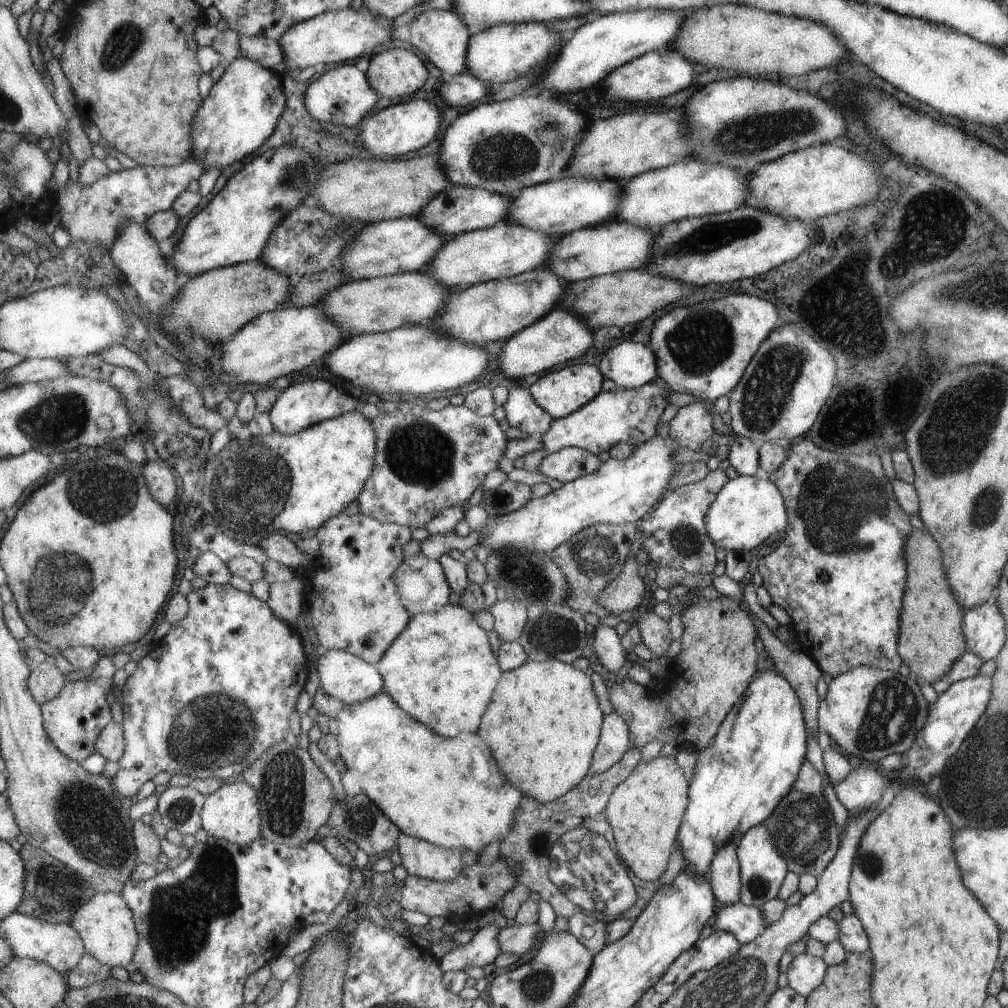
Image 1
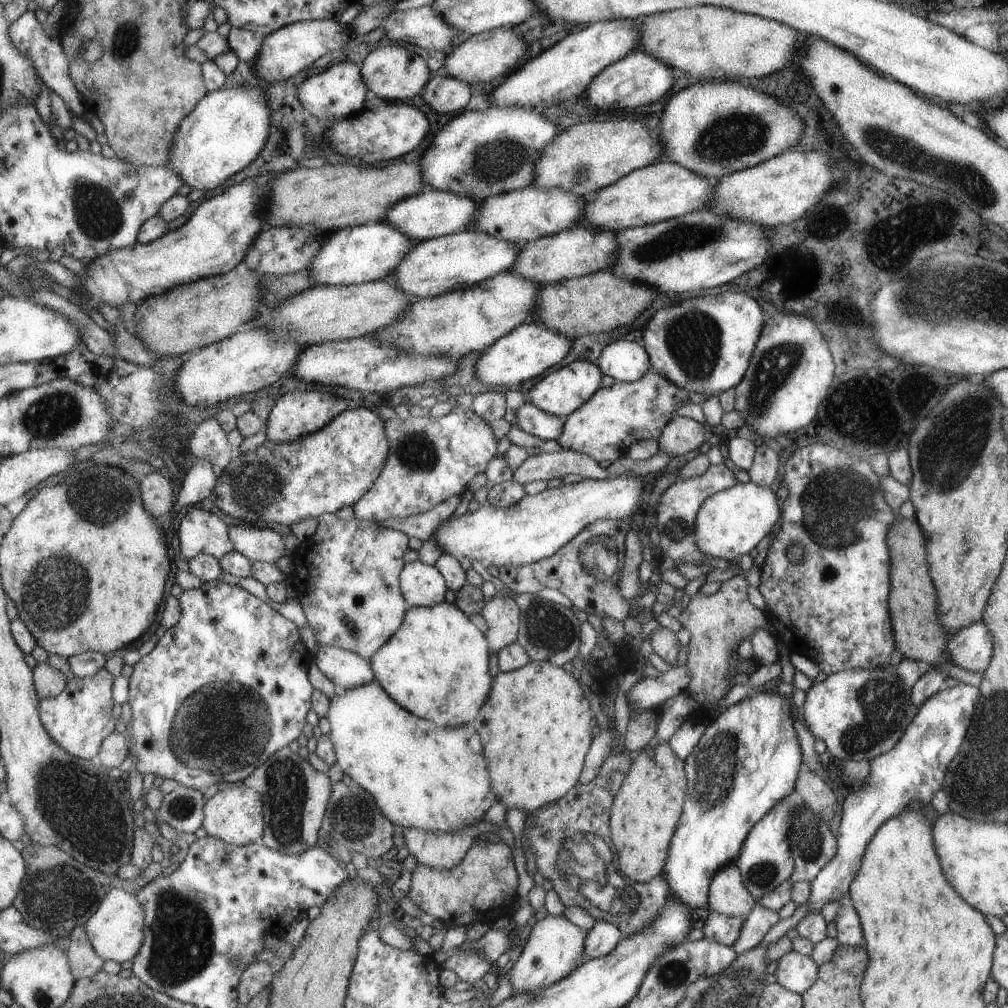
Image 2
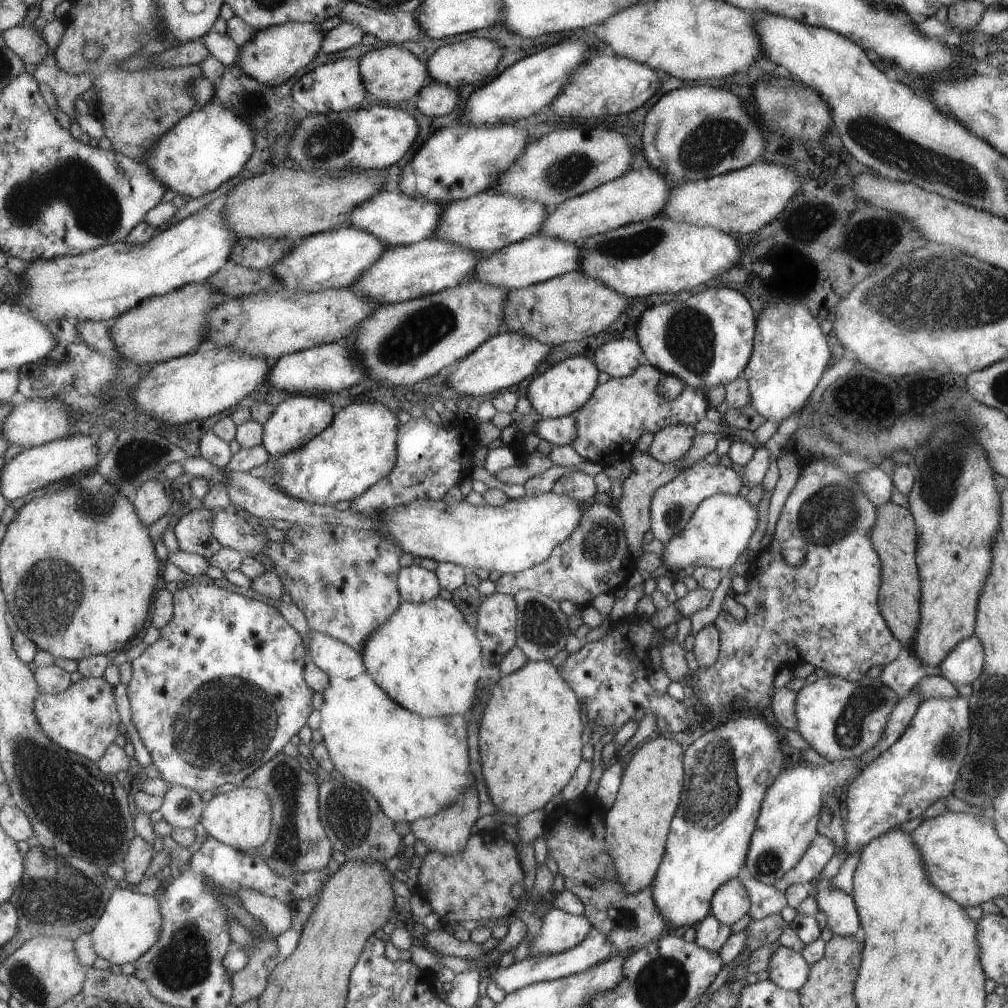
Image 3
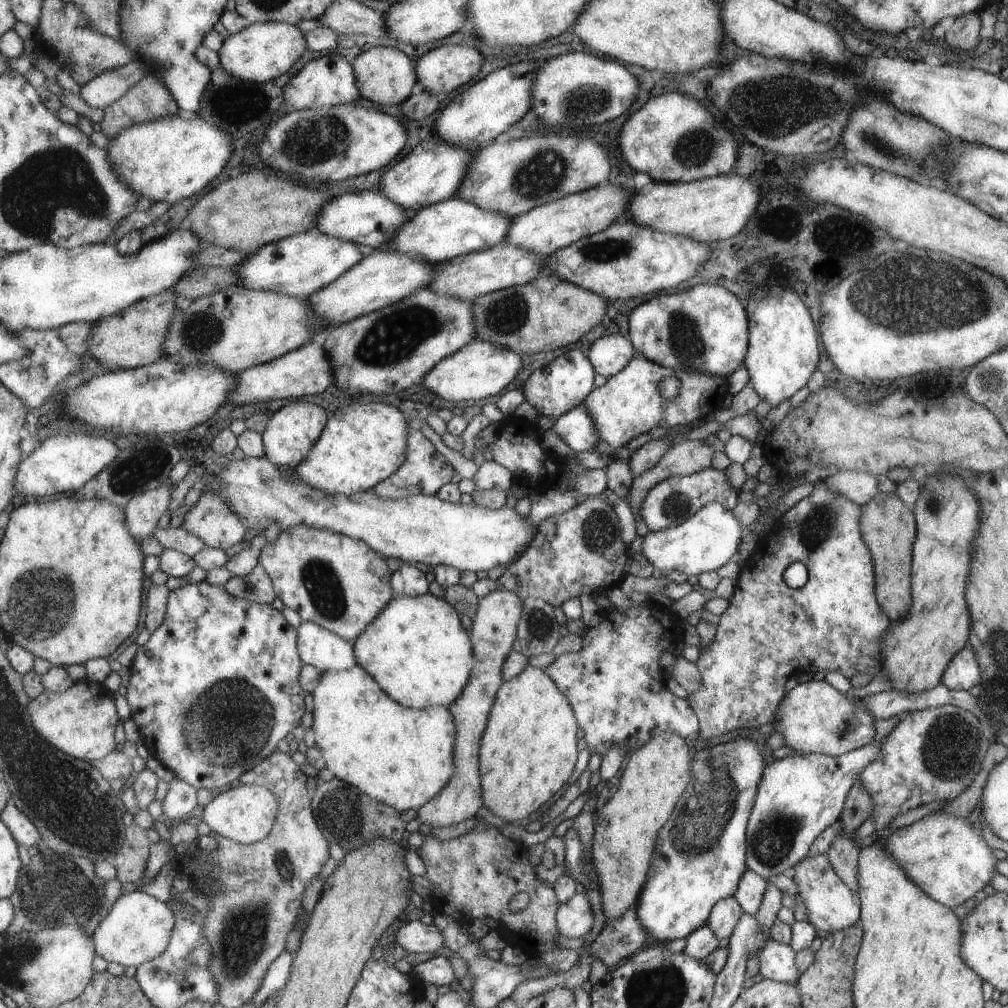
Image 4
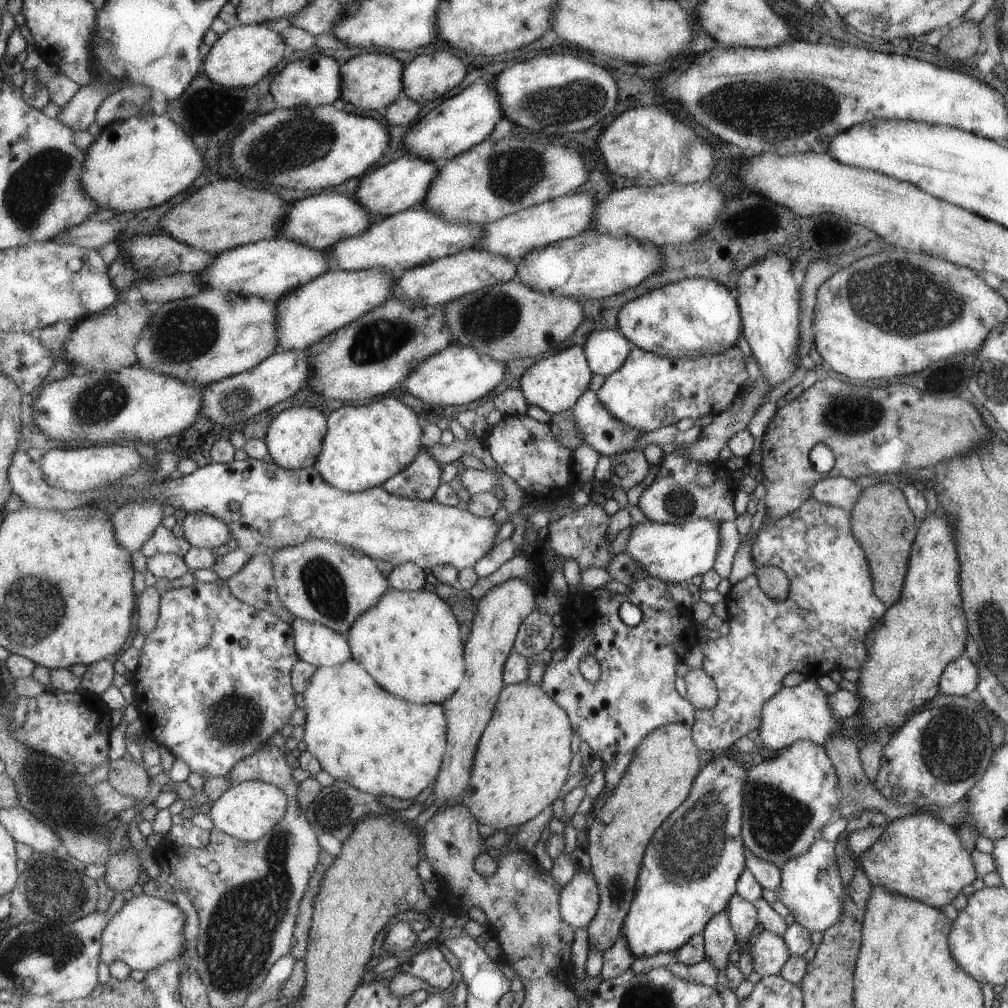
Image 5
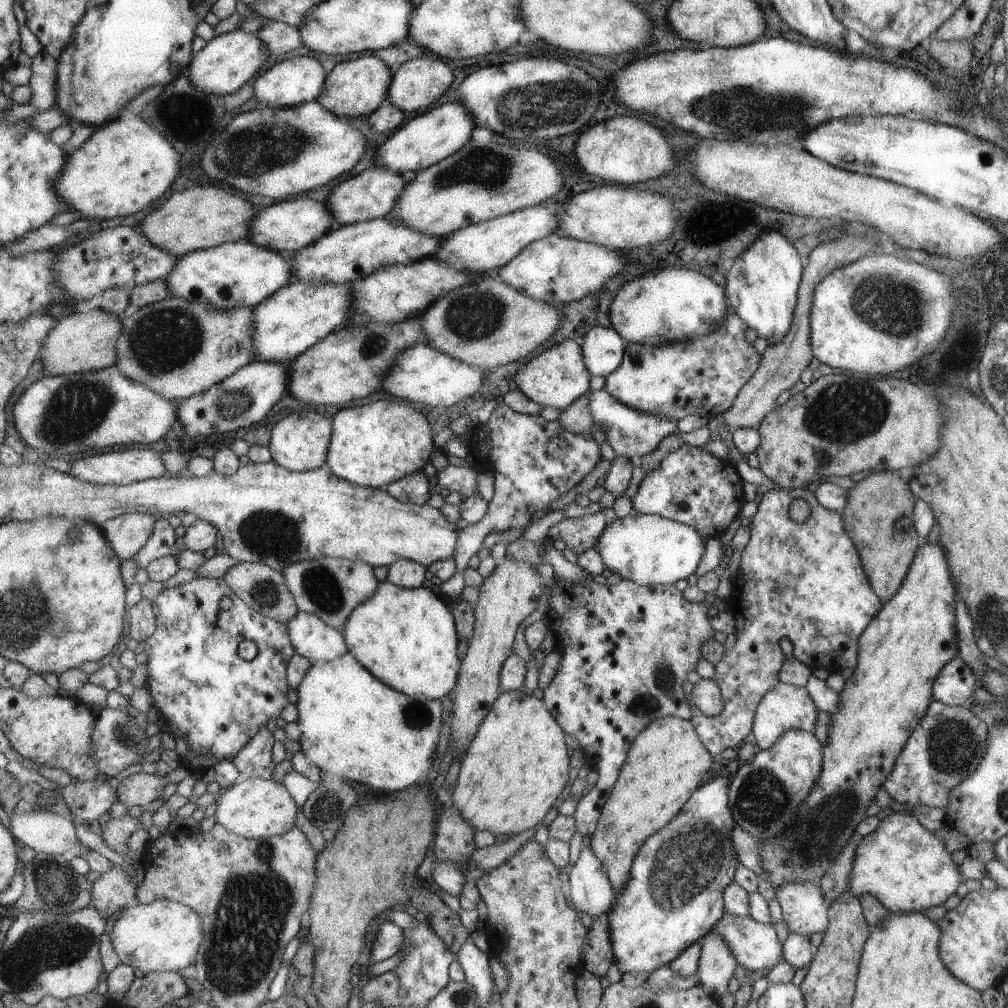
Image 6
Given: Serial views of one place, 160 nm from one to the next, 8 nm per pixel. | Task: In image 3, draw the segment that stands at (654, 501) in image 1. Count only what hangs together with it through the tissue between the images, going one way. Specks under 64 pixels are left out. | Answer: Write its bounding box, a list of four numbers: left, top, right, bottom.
[375,491,586,575]

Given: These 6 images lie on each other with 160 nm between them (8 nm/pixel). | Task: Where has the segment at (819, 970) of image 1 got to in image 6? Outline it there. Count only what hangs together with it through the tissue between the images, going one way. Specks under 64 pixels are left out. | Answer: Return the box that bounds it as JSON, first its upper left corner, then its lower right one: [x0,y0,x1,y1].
[710,908,782,972]

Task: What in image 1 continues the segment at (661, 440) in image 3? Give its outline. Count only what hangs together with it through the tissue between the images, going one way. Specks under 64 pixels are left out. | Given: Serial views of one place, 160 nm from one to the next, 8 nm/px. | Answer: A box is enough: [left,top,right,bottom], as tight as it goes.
[668,403,715,448]

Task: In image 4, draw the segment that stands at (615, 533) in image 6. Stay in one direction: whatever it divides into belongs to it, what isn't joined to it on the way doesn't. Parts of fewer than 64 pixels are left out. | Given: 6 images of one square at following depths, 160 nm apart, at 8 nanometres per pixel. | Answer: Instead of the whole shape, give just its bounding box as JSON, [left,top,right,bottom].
[640,502,741,576]

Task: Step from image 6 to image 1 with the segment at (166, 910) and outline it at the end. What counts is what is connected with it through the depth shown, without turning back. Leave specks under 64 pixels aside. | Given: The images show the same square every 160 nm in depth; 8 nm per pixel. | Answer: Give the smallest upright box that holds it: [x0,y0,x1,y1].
[69,892,140,967]

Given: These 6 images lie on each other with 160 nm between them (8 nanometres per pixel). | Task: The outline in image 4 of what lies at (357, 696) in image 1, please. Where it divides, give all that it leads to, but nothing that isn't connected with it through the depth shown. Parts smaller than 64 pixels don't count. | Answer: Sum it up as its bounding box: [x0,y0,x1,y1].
[298,621,358,673]

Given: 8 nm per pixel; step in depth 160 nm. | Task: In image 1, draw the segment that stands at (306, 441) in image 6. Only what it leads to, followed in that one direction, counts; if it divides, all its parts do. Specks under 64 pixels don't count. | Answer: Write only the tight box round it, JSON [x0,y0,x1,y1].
[269,380,359,435]

